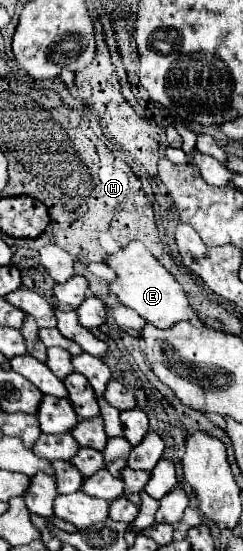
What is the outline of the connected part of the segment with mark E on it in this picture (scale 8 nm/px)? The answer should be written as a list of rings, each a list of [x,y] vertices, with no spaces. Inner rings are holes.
[[[132,240],[126,248],[108,256],[106,264],[118,274],[118,278],[110,284],[110,290],[120,298],[124,306],[136,310],[146,322],[158,328],[168,328],[180,320],[190,322],[198,318],[180,282],[146,250],[146,246],[140,240]]]

